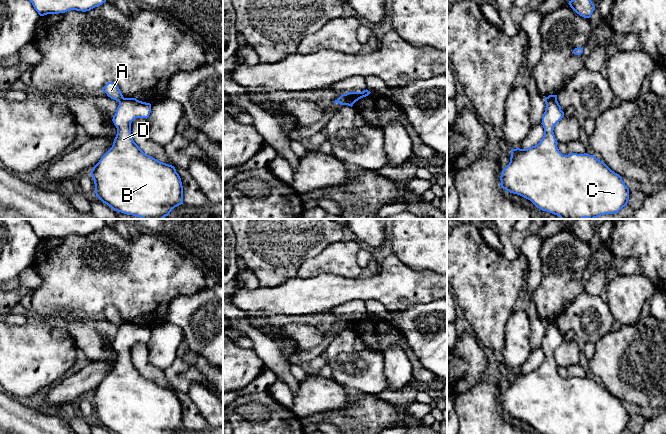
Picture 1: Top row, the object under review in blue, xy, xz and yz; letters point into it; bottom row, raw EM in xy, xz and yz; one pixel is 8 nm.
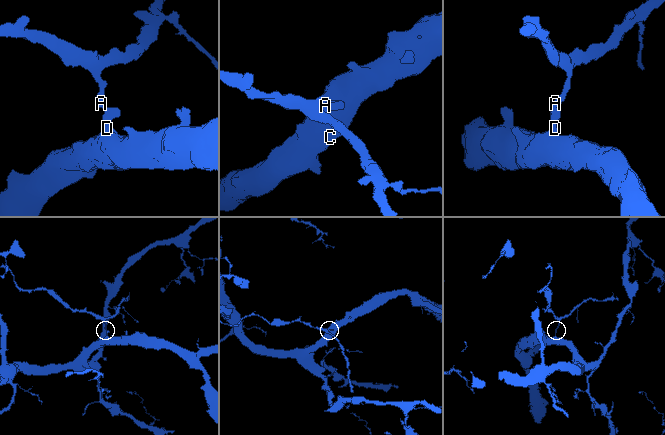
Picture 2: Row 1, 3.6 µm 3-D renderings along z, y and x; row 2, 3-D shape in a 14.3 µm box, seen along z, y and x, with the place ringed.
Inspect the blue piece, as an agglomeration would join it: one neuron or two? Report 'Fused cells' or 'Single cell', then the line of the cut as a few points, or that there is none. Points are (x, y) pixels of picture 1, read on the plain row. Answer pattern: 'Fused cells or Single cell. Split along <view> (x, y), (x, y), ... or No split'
Fused cells. Split along xz (343, 318), (346, 328)

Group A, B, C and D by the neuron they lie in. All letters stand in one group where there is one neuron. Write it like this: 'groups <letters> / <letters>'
groups A / B C D

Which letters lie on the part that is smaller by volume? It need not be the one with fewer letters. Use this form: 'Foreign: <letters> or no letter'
Foreign: A

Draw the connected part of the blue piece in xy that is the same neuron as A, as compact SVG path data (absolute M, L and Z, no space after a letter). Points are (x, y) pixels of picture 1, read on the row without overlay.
M108 306L102 315L107 318L108 321L120 326L124 321L119 313L119 311L114 306Z

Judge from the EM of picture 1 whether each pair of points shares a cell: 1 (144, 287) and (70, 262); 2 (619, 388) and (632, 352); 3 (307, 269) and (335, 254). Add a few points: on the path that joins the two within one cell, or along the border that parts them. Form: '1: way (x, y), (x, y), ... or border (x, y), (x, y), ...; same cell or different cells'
1: way (126, 275), (88, 273); same cell
2: way (628, 379), (632, 373), (632, 361); same cell
3: way (314, 266), (328, 261); same cell

